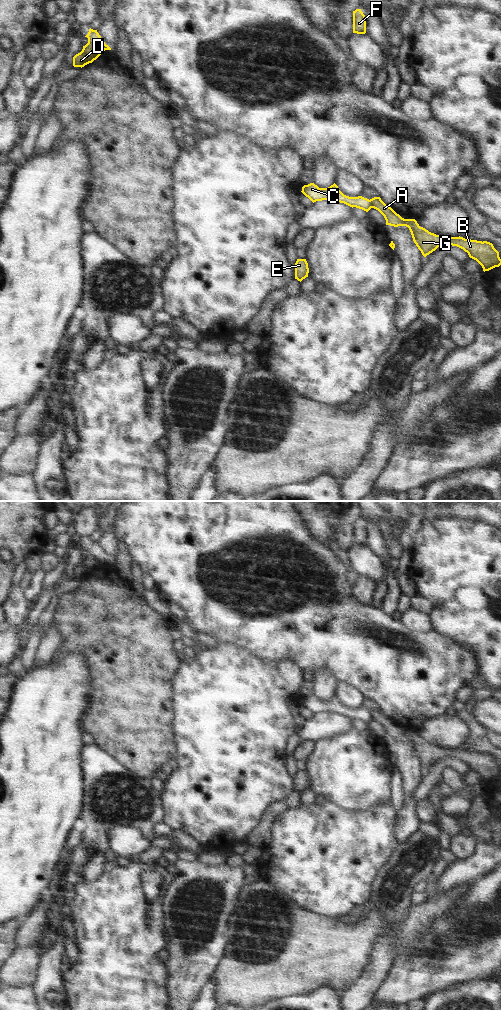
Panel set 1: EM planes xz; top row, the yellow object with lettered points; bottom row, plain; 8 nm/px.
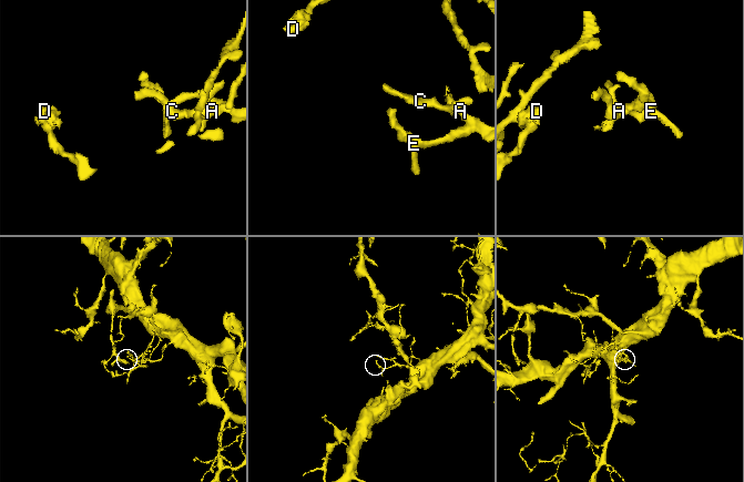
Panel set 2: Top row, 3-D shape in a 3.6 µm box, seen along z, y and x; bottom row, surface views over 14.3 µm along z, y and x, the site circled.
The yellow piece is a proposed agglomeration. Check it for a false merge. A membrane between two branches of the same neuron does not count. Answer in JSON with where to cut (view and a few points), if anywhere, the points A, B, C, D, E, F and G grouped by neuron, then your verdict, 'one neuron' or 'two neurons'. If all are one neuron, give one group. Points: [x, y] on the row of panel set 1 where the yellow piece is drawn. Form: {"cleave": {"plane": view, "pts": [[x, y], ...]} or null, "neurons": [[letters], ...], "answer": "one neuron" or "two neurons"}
{"cleave": {"plane": "xz", "pts": [[369, 200], [372, 207]]}, "neurons": [["A", "B", "D", "E", "F", "G"], ["C"]], "answer": "two neurons"}

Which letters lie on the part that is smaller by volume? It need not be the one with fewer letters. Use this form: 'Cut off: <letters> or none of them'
Cut off: C

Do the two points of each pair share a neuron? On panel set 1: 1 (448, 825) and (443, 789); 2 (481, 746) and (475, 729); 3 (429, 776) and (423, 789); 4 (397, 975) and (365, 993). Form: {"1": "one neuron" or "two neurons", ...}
{"1": "one neuron", "2": "one neuron", "3": "one neuron", "4": "two neurons"}

